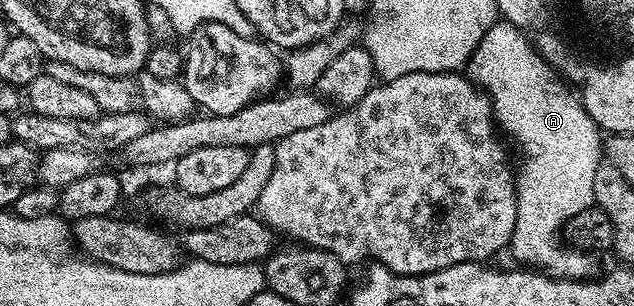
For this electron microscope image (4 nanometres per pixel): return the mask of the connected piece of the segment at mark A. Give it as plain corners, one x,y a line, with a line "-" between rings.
499,19
491,28
483,35
478,47
472,53
472,57
468,61
467,73
471,81
482,90
484,90
491,97
492,114
495,116
496,124
502,131
506,131
517,139
518,145
521,147
522,153
525,155
525,161
519,165
515,191
517,193
517,222
514,225
513,237
509,244
509,252
525,267
536,267
543,270
546,274
553,276
555,279
563,280
588,280
594,278
600,271
602,259
598,252
584,251
579,247
559,247
559,231
571,221
571,219
581,213
582,210
594,206
595,194
593,193
594,174
600,163
603,161
603,135
596,125
596,122
589,117
588,111
585,109
582,100
578,94
571,88
571,90
561,81
562,76
555,71
551,64
545,62
542,55
539,54
538,48
526,37
527,33
520,27
513,25
511,22

